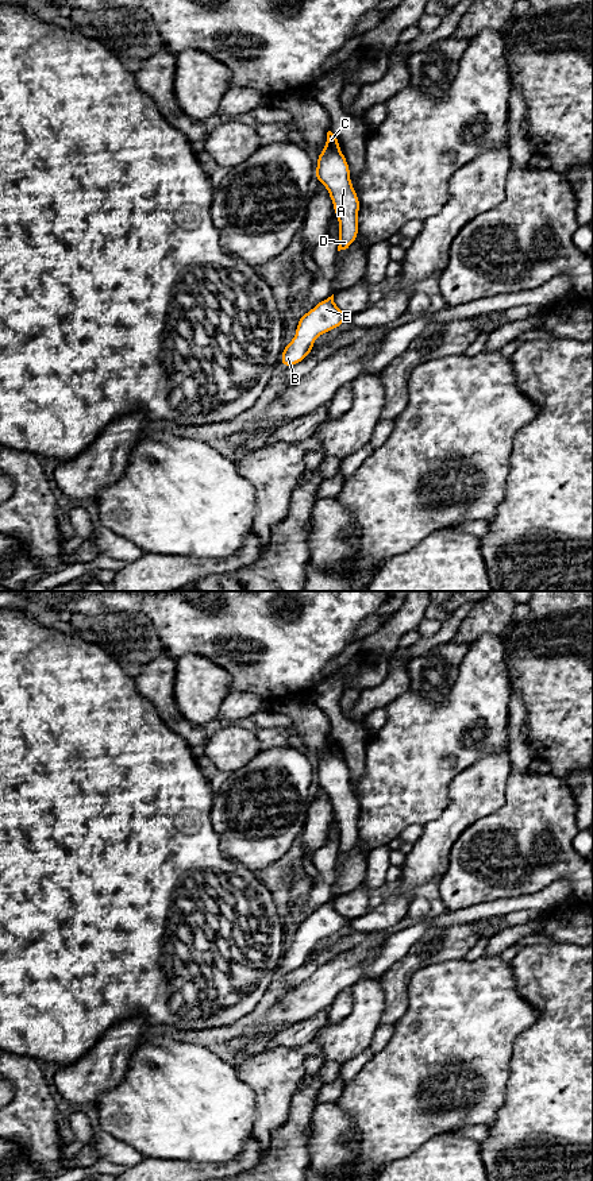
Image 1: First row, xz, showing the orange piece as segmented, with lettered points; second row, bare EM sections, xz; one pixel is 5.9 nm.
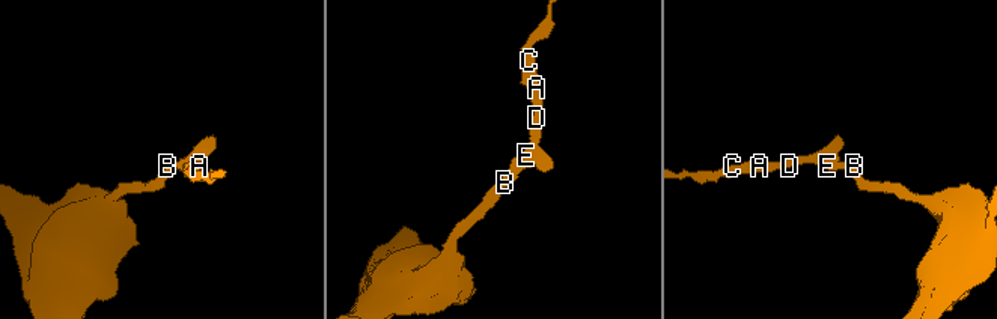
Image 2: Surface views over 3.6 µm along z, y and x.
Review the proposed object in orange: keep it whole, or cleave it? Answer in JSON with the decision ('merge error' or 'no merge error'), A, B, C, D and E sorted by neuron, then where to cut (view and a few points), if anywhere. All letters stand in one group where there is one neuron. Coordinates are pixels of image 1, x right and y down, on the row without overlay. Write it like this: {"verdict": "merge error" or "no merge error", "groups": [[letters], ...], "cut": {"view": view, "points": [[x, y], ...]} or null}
{"verdict": "no merge error", "groups": [["A", "B", "C", "D", "E"]], "cut": null}

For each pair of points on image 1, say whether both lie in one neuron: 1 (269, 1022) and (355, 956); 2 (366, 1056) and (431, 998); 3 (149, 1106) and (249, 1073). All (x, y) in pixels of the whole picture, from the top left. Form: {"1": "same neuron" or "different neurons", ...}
{"1": "same neuron", "2": "different neurons", "3": "different neurons"}

